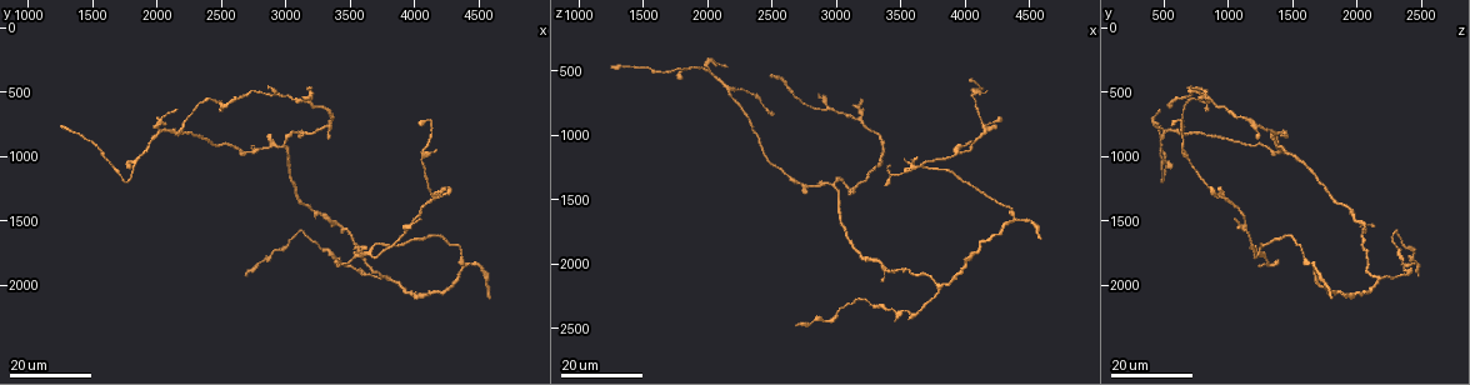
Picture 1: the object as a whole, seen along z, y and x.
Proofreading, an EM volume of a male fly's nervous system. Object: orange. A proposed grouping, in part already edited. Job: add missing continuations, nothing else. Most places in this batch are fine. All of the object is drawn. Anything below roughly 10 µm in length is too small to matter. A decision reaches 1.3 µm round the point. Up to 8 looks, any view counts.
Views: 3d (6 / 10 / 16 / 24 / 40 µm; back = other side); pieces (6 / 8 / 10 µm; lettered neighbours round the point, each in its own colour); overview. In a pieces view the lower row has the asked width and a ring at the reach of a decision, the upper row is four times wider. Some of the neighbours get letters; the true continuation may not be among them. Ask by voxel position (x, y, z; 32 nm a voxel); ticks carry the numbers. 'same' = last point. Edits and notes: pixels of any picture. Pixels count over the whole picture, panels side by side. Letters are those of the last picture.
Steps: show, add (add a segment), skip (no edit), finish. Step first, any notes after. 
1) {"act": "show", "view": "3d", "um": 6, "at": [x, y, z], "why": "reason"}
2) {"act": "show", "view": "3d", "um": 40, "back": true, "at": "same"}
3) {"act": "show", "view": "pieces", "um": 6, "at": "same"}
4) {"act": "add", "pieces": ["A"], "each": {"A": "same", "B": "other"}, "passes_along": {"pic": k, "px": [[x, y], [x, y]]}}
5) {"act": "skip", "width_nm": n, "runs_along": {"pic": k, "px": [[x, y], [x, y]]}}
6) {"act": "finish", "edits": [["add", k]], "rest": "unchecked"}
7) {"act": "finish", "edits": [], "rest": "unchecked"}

{"act": "show", "view": "3d", "um": 16, "at": [2700, 1920, 2480], "why": "end of a long branch"}

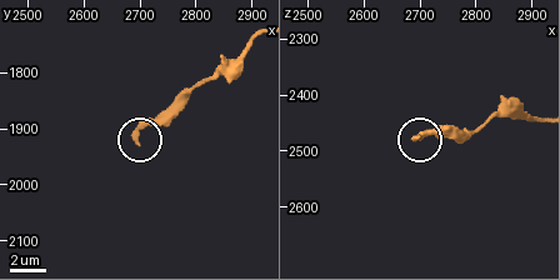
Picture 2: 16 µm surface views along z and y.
{"act": "show", "view": "pieces", "um": 6, "at": "same"}

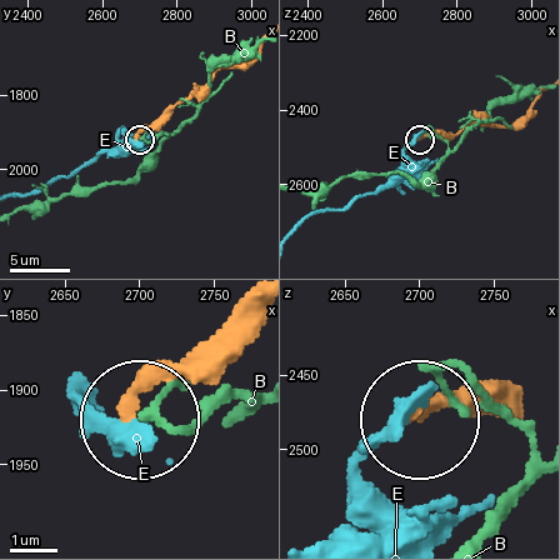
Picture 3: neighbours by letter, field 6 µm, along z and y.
{"act": "skip", "each": {"B": "other", "E": "other"}, "found": "no lettered segment goes on from it"}

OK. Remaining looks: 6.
{"act": "show", "view": "3d", "um": 16, "at": [3200, 460, 740]}

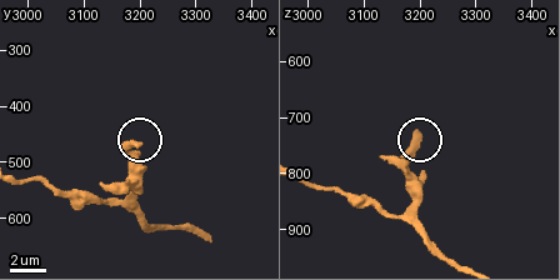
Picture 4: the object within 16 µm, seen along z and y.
{"act": "show", "view": "pieces", "um": 10, "at": [3195, 470, 730]}

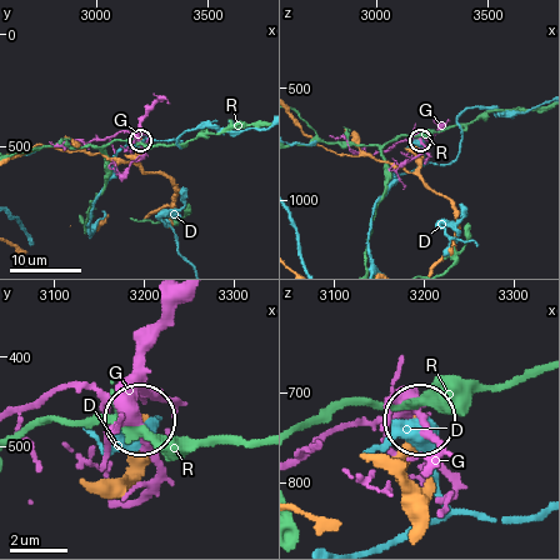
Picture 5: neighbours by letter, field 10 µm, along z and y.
{"act": "skip", "each": {"D": "other", "G": "other", "R": "other"}, "found": "none of them fits"}

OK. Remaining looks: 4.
{"act": "show", "view": "3d", "um": 16, "at": [3340, 840, 1240], "why": "free end"}

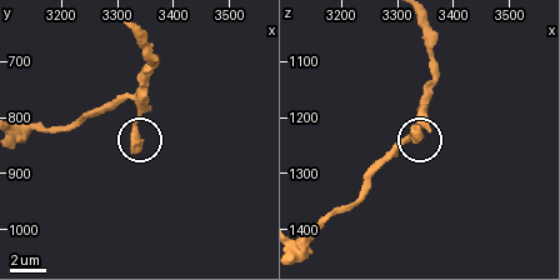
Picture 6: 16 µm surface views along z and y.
{"act": "show", "view": "pieces", "um": 8, "at": [3325, 855, 1225]}

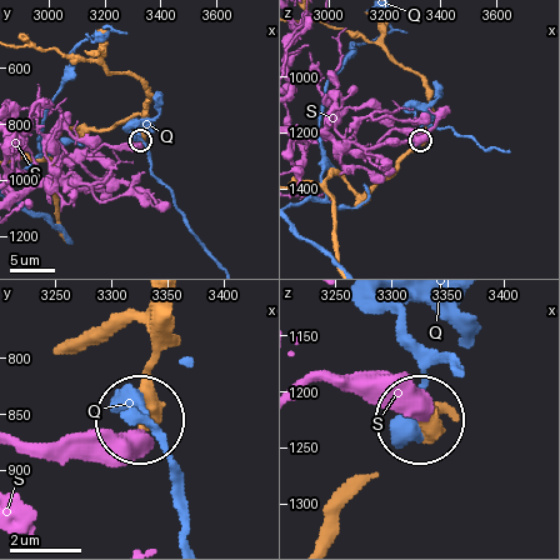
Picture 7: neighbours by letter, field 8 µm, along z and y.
{"act": "skip", "each": {"Q": "other", "S": "other"}, "found": "no lettered segment goes on from it"}

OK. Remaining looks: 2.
{"act": "show", "view": "3d", "um": 16, "at": [2500, 640, 820], "why": "end of a long branch"}

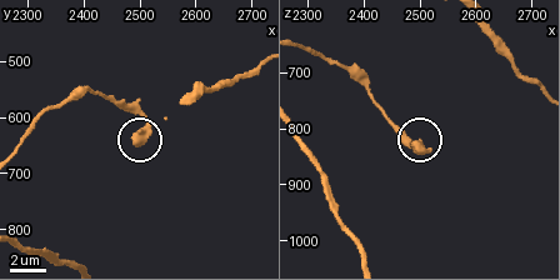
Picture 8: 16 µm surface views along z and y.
{"act": "show", "view": "pieces", "um": 6, "at": [2490, 645, 830]}

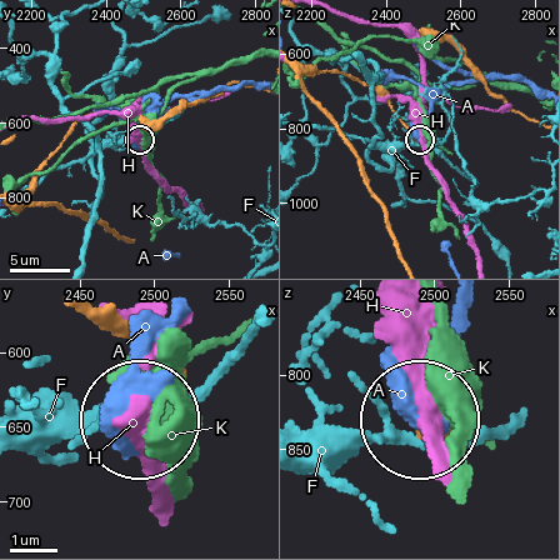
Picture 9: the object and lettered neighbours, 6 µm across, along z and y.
{"act": "skip", "each": {"A": "other", "F": "other", "H": "other", "K": "other"}, "found": "none of them fits"}

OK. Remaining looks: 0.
{"act": "finish", "edits": [], "rest": "unchecked"}

